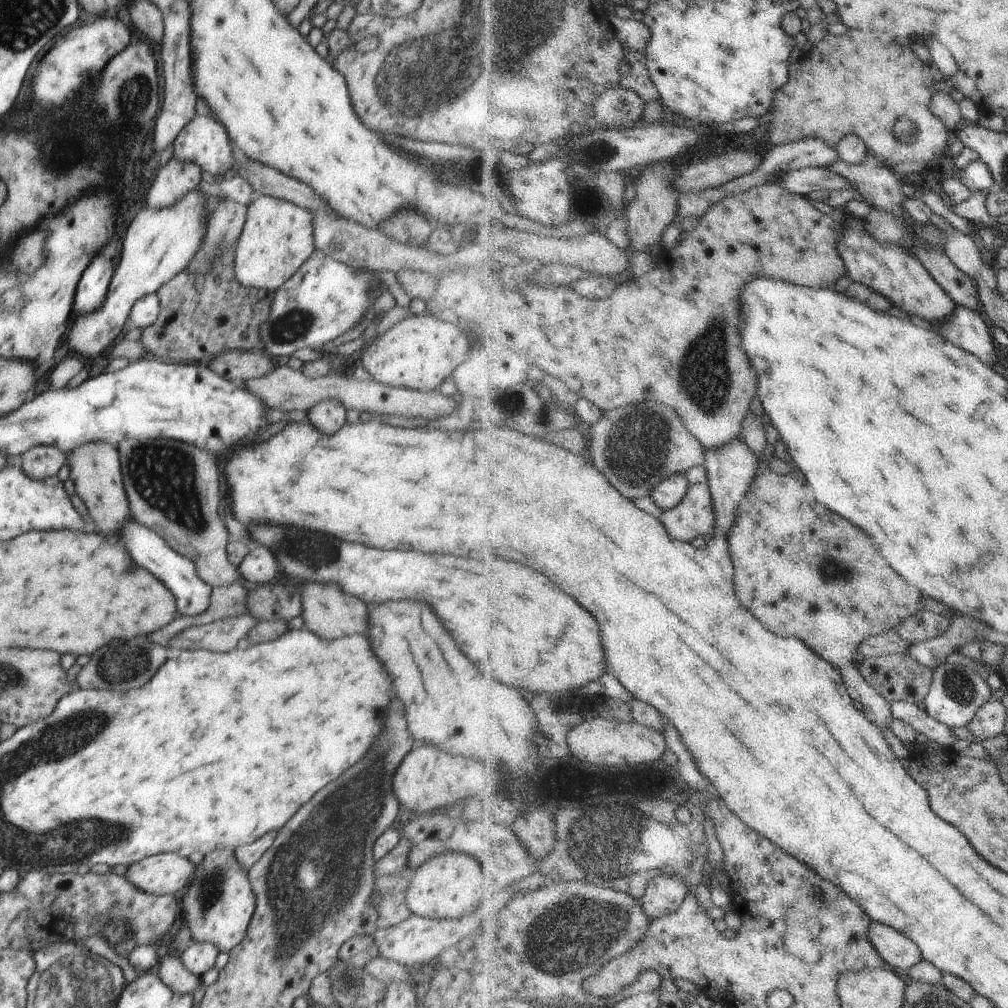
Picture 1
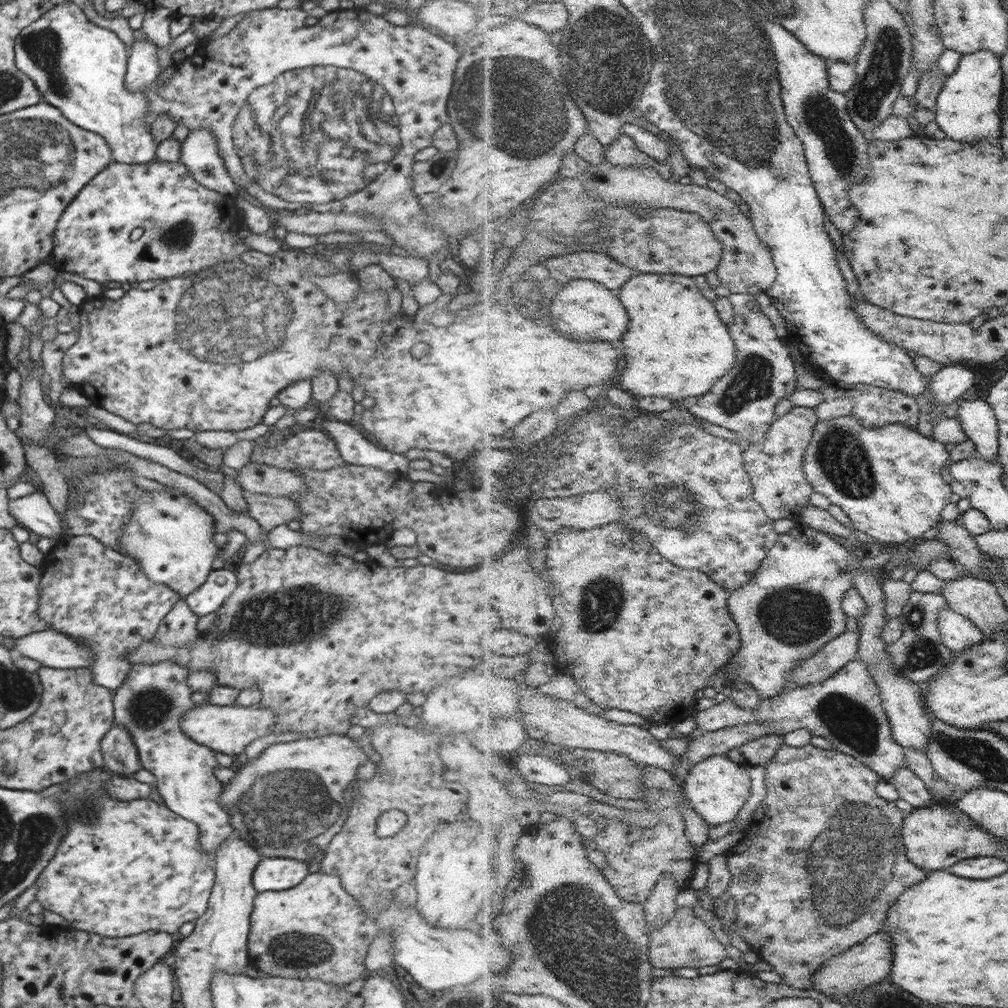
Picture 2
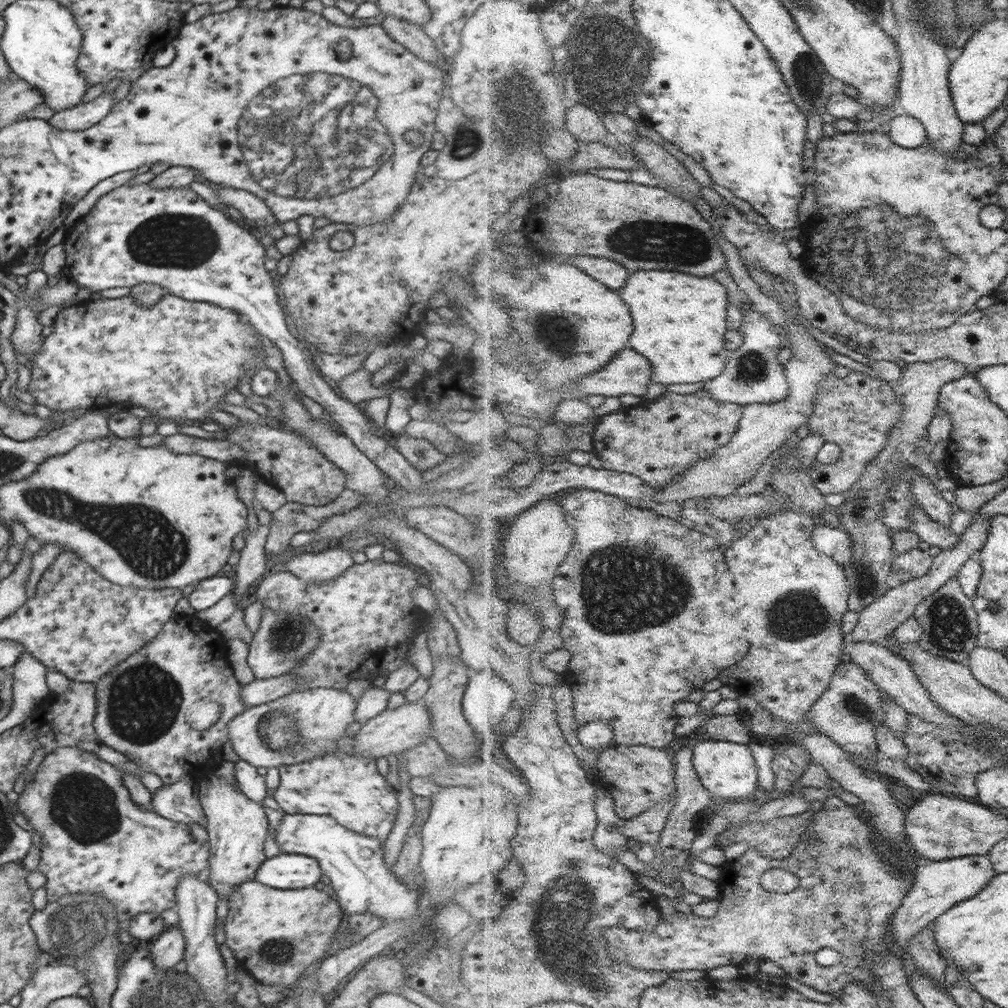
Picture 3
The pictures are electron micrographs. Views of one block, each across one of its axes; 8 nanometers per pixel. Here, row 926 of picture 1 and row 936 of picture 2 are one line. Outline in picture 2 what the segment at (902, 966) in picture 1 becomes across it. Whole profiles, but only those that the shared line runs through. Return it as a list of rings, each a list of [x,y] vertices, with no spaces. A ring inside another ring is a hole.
[[[880,932],[847,950],[844,954],[835,956],[822,967],[820,972],[813,975],[818,990],[837,999],[842,996],[850,997],[850,994],[856,989],[867,988],[869,990],[872,984],[880,982],[892,974],[892,966],[894,966],[892,936],[888,932]]]

